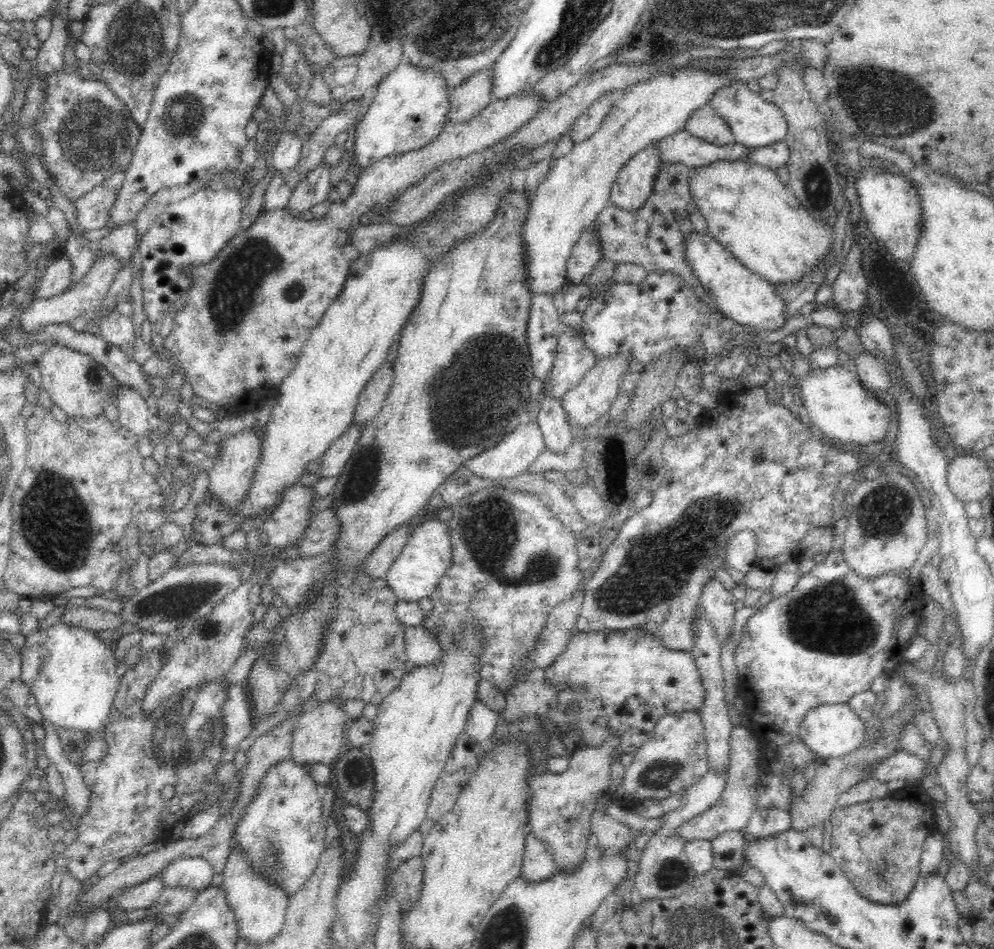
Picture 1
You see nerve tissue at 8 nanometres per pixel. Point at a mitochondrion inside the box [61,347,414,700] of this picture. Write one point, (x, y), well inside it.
(179, 599)

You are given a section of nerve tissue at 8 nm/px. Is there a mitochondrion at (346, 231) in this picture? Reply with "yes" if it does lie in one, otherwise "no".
no

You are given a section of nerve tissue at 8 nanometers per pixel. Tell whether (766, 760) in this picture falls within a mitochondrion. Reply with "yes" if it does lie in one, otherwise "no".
no

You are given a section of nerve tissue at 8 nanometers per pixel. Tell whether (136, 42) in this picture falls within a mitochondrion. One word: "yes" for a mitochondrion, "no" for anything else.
yes

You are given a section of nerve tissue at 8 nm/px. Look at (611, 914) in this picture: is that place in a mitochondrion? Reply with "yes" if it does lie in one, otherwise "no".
no

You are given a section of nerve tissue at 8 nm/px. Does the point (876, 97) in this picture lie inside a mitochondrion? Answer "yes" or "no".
yes

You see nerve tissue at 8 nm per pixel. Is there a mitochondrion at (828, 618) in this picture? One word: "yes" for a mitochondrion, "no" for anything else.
yes

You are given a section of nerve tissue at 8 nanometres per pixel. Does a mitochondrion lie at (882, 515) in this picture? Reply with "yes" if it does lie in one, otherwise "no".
yes

